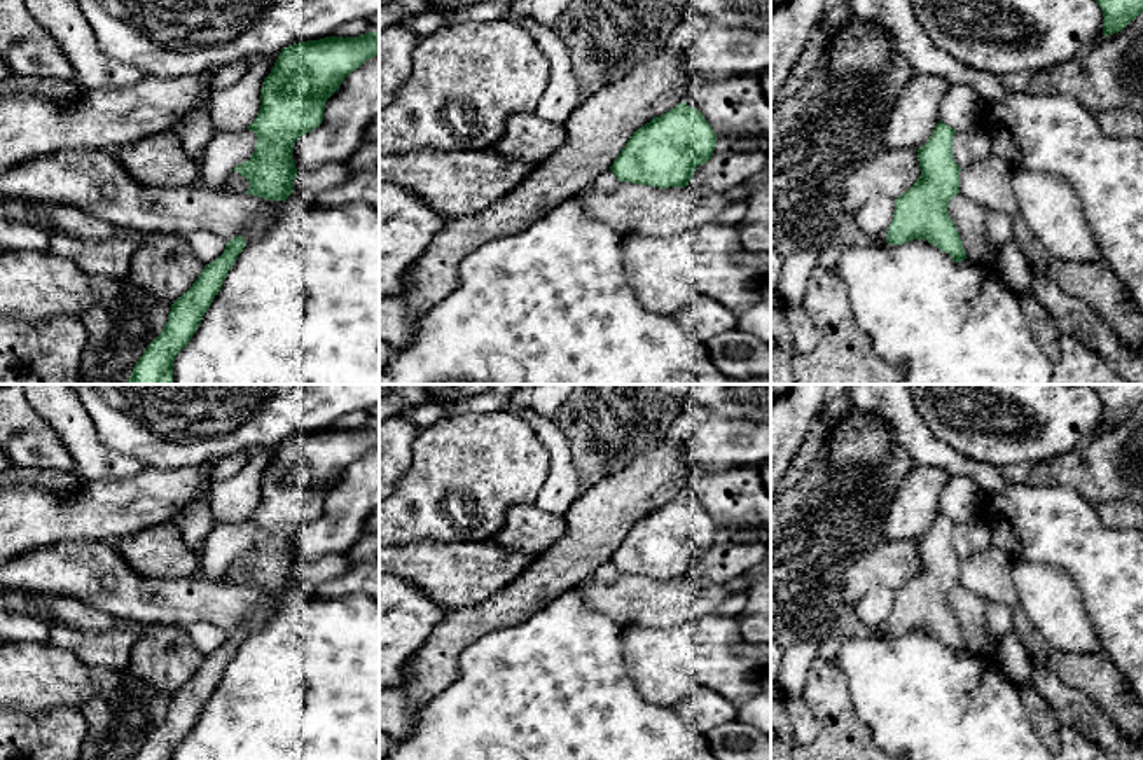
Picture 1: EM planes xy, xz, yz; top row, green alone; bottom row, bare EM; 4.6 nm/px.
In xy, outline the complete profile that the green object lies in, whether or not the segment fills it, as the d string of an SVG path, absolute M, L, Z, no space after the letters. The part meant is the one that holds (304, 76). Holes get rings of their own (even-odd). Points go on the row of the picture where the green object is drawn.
M379 33L325 37L281 49L260 89L260 110L246 128L255 133L252 157L238 164L250 183L245 194L285 201L294 190L295 142L323 121L327 100L367 59L379 56Z

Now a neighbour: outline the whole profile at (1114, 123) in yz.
M1105 110L1098 115L1105 135L1113 138L1143 138L1143 115L1131 110Z

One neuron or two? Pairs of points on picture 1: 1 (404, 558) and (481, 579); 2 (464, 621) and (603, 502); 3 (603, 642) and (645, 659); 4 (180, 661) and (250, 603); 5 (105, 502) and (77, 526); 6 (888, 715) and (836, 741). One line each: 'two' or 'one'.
1: one
2: one
3: two
4: one
5: one
6: two

